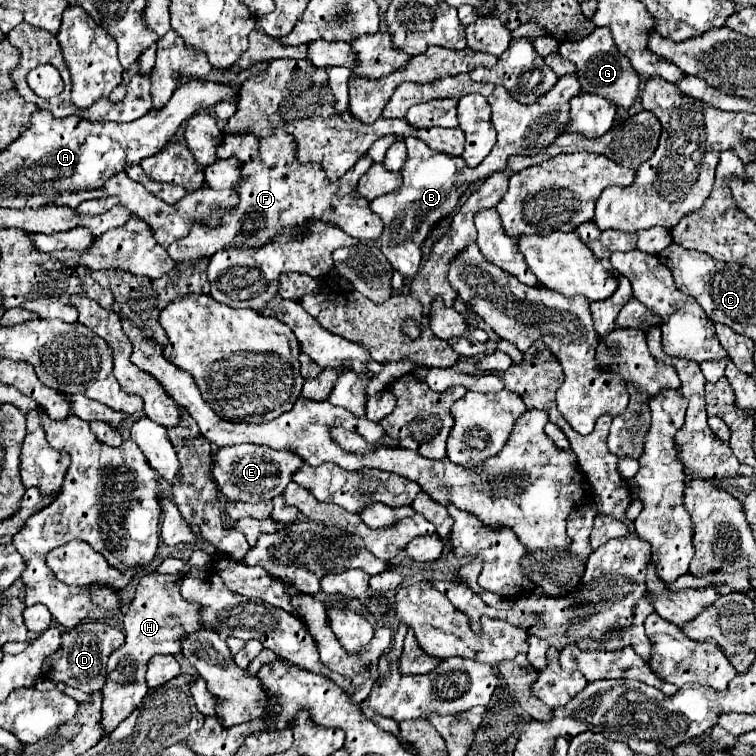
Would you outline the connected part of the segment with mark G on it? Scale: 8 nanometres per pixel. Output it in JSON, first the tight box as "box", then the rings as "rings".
{"box":[558,28,640,108],"rings":[[[596,28],[590,36],[578,42],[562,42],[558,52],[576,64],[576,74],[582,84],[582,92],[596,92],[622,108],[630,108],[638,98],[640,78],[634,72],[630,60],[618,52],[608,28]]]}

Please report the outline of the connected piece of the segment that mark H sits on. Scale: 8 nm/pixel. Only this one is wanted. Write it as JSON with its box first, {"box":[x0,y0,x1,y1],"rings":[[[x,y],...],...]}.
{"box":[102,574,204,734],"rings":[[[146,574],[140,578],[134,600],[124,616],[124,634],[126,642],[120,650],[112,652],[108,660],[108,680],[102,688],[104,696],[104,718],[102,728],[110,734],[122,720],[126,720],[132,710],[142,702],[148,694],[146,686],[146,664],[156,654],[180,654],[182,652],[182,638],[192,632],[198,632],[204,626],[202,622],[202,608],[198,602],[188,602],[180,594],[182,576],[180,574]]]}

